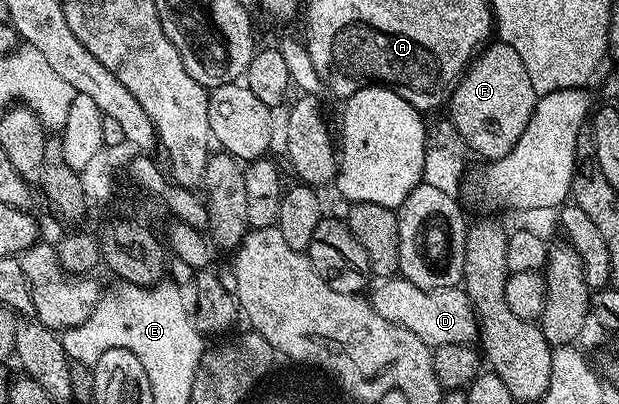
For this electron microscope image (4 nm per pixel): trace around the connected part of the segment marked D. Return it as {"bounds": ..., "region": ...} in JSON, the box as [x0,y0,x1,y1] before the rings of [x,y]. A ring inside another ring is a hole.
{"bounds":[370,276,477,348],"region":[[[393,276],[376,285],[380,286],[373,285],[372,294],[370,293],[374,312],[378,312],[378,316],[385,320],[414,332],[414,336],[418,336],[418,340],[422,340],[427,346],[435,348],[446,344],[468,344],[477,337],[476,311],[472,309],[472,301],[463,288],[451,286],[423,290],[399,276]]]}

